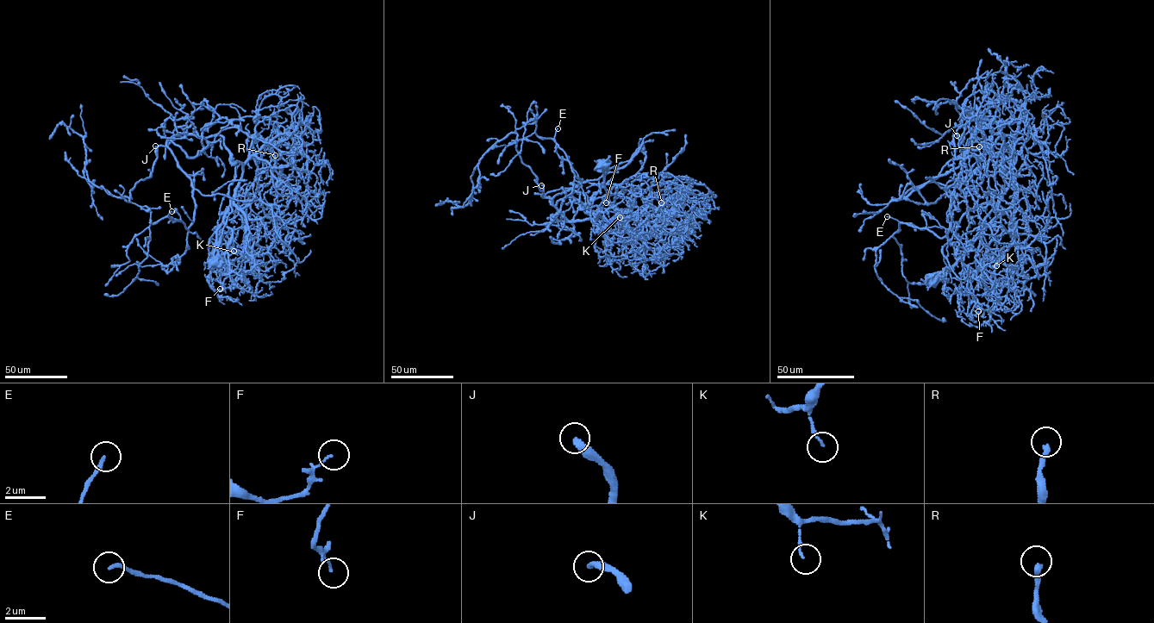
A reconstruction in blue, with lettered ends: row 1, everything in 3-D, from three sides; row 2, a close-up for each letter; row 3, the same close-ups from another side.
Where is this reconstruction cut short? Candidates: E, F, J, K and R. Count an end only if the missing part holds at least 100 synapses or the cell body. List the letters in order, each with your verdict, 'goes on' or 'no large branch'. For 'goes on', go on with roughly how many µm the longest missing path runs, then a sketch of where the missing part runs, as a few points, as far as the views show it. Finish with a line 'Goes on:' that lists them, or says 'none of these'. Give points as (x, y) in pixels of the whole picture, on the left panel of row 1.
E: no large branch
F: no large branch
J: goes on; about 70 µm are missing; missing branch runs (155, 146), (135, 140), (121, 131), (102, 140), (93, 131)
K: no large branch
R: no large branch
Goes on: J

